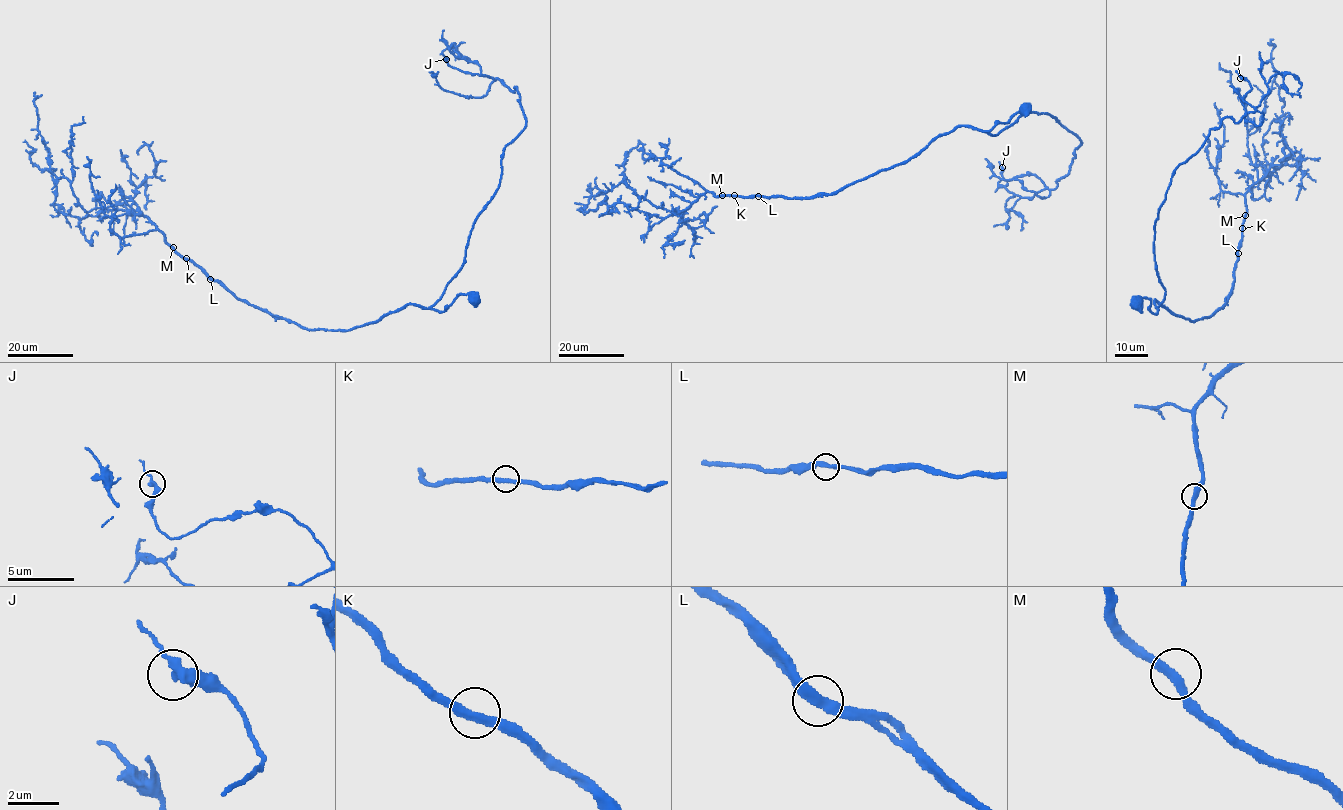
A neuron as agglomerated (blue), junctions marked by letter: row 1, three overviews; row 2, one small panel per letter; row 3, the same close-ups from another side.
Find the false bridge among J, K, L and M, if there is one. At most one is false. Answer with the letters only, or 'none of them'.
none of them

